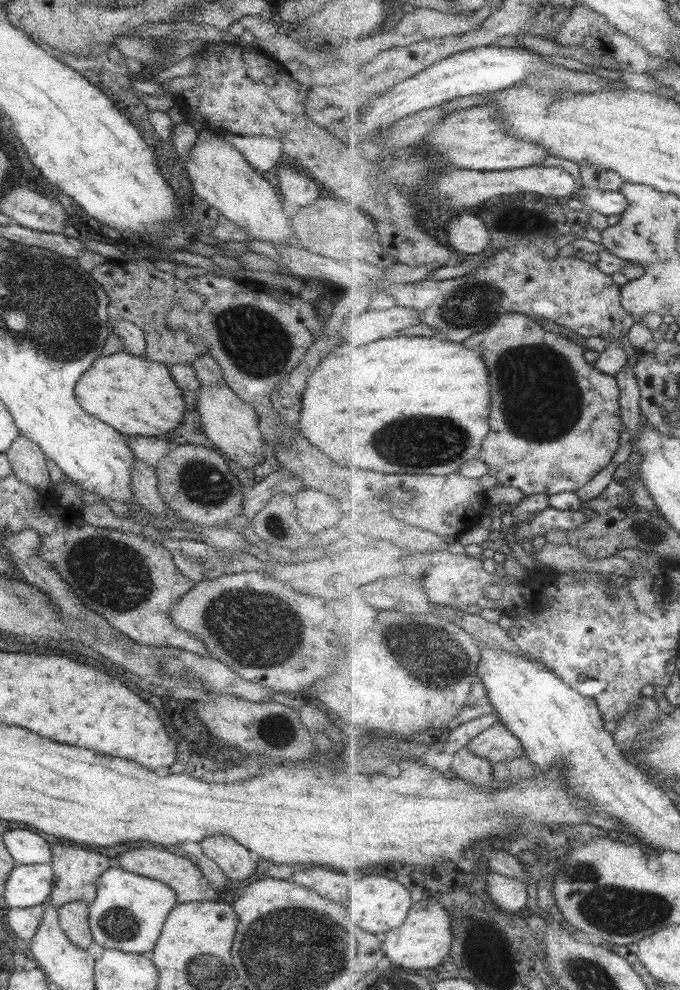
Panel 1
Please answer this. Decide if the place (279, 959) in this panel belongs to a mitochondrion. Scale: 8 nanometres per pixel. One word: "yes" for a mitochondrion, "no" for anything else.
yes

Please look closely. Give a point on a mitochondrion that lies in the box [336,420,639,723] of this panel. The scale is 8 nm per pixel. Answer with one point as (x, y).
(445, 666)

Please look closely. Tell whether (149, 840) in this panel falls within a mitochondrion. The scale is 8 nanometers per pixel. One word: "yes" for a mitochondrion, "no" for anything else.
no

